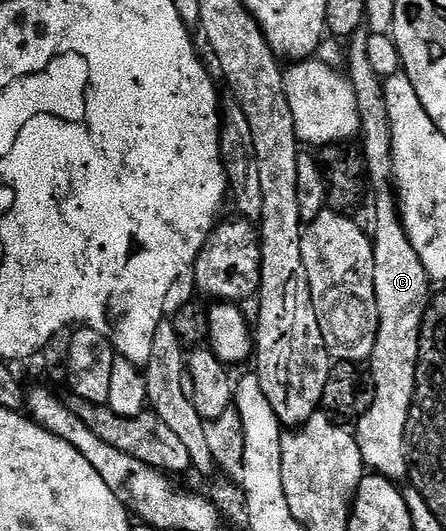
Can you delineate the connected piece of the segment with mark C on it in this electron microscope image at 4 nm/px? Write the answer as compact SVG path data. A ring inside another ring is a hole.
M363 35L356 36L350 42L351 45L351 73L349 72L349 80L355 88L355 94L359 97L359 120L361 122L361 148L367 158L367 172L369 174L369 181L372 186L375 185L379 189L383 189L387 185L387 189L383 189L375 197L375 233L373 229L373 244L375 246L375 274L373 275L373 283L377 291L377 307L379 308L379 330L377 331L377 339L375 340L375 350L369 362L371 373L375 376L375 398L371 401L371 406L363 413L363 418L359 421L359 429L357 428L357 440L359 442L359 450L363 456L363 464L368 470L376 471L385 477L392 479L406 478L409 473L409 466L407 463L407 444L405 443L405 427L409 419L409 411L411 410L411 400L415 397L415 367L419 360L419 330L423 328L423 316L427 314L427 306L429 304L429 293L427 297L427 277L429 281L429 271L421 263L421 259L417 255L417 251L413 247L413 243L407 237L407 231L403 228L402 220L399 216L399 207L397 204L397 197L390 188L389 182L392 180L391 176L391 120L387 117L387 98L385 96L385 85L378 73L373 69L373 63L369 61L369 51L367 50L367 37Z

